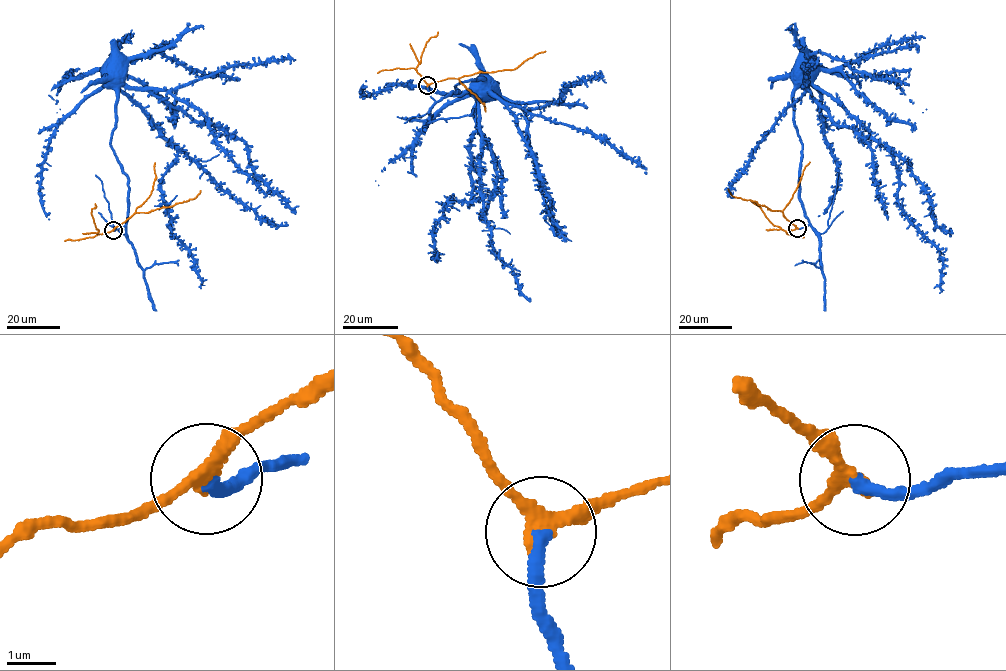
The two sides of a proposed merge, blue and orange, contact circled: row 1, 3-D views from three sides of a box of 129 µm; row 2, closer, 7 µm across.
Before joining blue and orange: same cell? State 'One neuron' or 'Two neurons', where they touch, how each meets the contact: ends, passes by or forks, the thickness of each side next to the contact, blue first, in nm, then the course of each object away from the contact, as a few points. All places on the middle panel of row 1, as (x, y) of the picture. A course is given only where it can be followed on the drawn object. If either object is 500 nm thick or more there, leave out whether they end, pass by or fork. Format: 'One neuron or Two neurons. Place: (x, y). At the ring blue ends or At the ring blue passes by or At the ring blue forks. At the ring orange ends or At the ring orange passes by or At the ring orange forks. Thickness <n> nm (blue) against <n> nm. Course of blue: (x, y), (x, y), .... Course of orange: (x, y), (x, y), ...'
One neuron. Place: (427, 85). At the ring blue ends. At the ring orange passes by. Thickness 260 nm (blue) against 280 nm. Course of blue: (428, 85), (438, 101), (460, 92), (462, 82), (484, 80), (480, 198), (447, 199), (432, 234), (433, 257). Course of orange: (428, 85), (481, 72), (515, 69), (545, 51)

